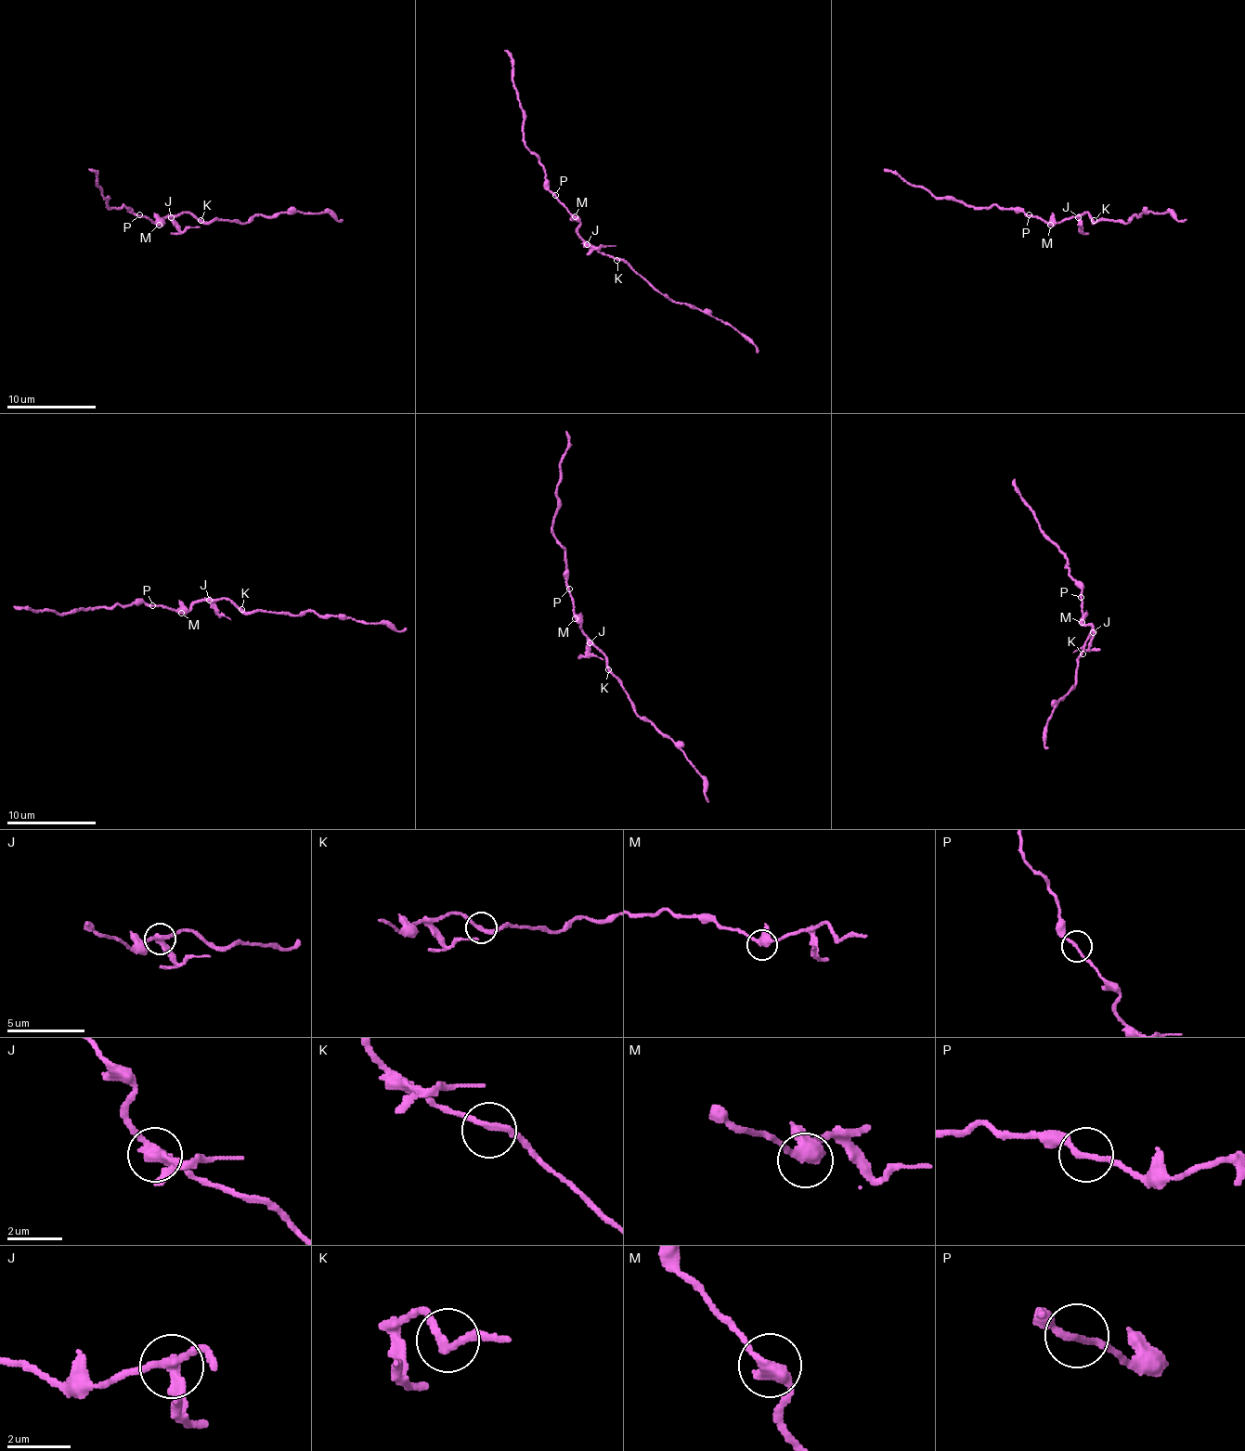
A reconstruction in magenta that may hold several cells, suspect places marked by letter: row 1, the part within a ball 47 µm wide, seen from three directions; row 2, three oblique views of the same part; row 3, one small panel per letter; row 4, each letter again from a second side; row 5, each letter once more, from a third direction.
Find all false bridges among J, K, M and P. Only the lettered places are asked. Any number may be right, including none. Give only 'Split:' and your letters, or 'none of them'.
Split: J

